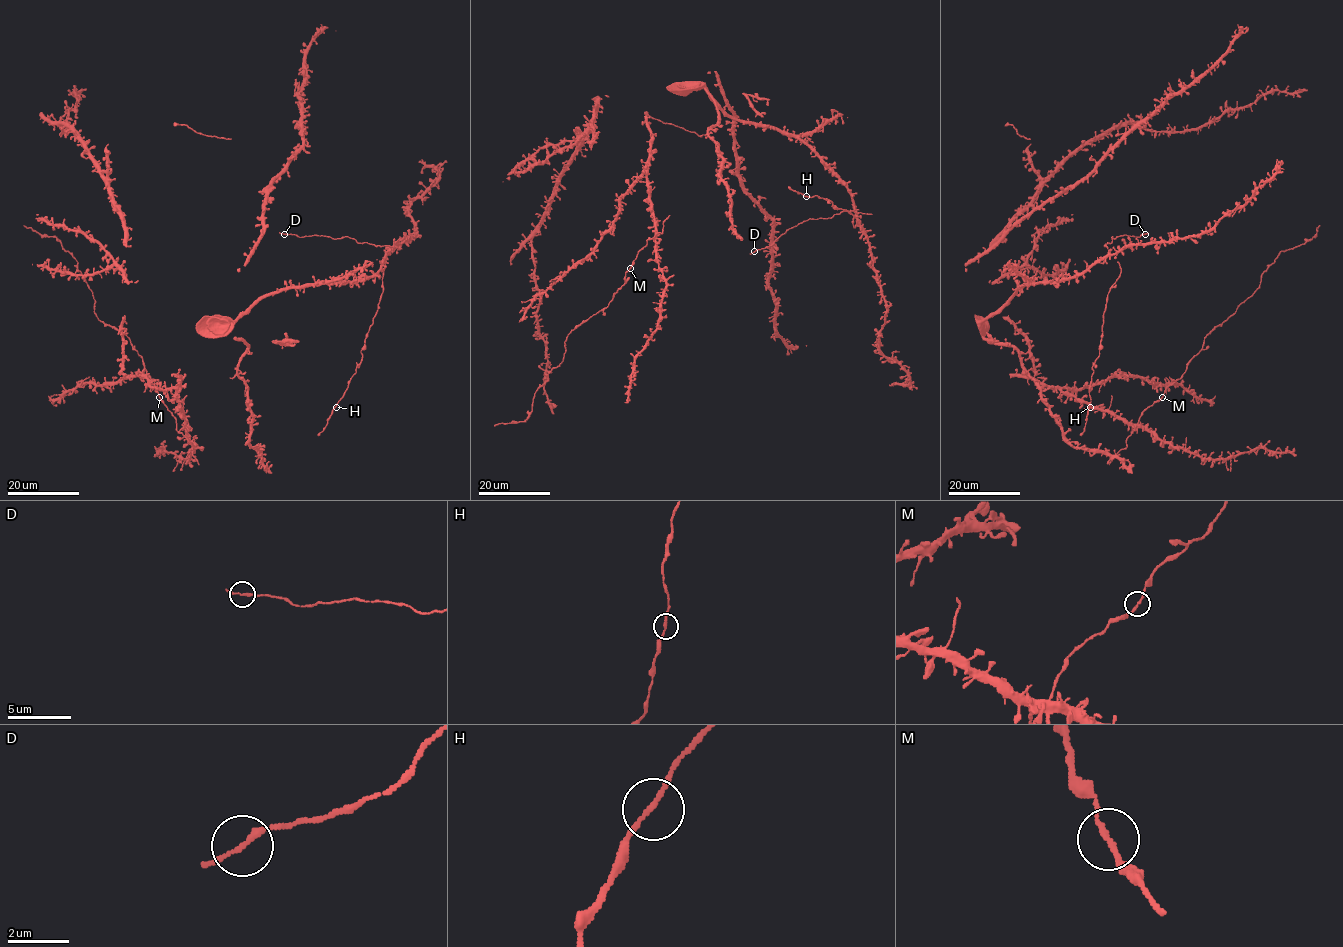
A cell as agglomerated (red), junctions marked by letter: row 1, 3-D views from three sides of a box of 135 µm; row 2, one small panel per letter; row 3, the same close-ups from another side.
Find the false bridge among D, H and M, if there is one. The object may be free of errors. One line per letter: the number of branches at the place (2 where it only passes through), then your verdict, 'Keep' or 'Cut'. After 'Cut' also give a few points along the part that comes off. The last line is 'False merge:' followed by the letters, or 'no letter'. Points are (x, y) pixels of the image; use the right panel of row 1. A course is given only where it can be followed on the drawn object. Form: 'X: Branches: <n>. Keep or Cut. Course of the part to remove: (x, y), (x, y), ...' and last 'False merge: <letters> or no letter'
D: Branches: 2. Keep
H: Branches: 2. Keep
M: Branches: 2. Keep
False merge: no letter

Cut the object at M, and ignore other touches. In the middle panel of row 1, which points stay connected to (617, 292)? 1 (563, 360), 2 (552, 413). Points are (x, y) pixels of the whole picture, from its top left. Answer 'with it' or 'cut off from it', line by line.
1: with it
2: cut off from it

